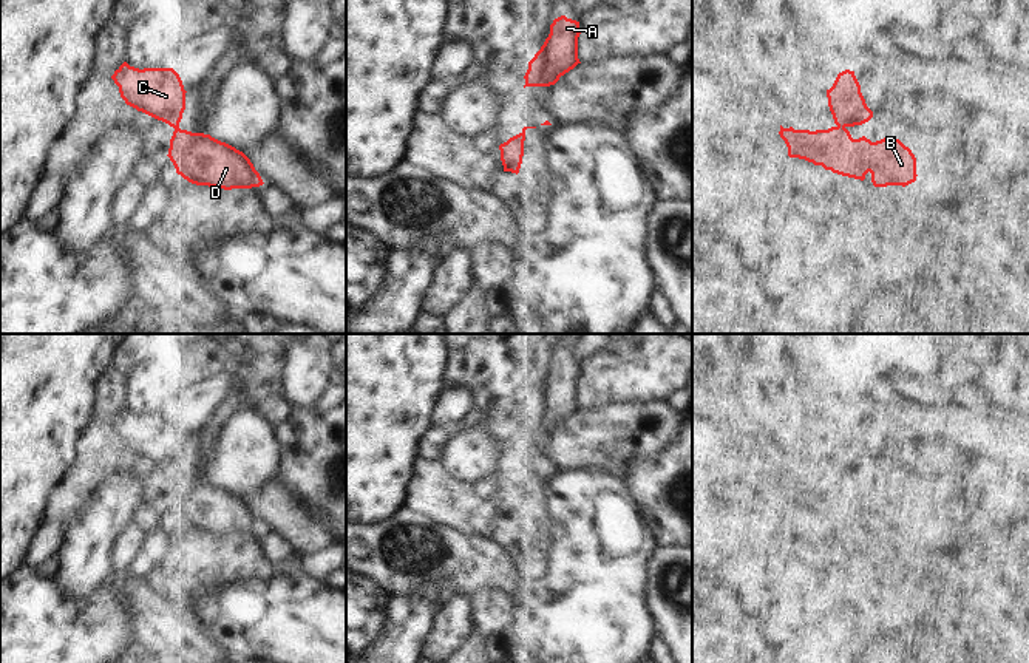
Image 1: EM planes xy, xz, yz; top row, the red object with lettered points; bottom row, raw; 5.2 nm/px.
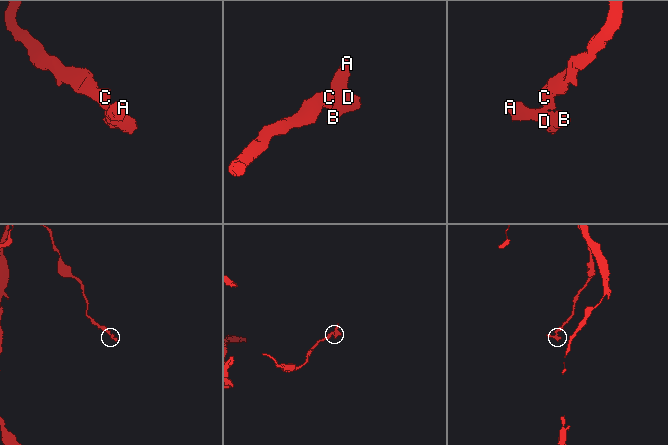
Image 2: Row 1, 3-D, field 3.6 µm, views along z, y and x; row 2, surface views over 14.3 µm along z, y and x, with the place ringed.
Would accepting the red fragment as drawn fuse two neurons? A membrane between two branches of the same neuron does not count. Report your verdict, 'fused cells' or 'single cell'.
fused cells

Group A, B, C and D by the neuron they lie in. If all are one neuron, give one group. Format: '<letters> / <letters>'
A B D / C

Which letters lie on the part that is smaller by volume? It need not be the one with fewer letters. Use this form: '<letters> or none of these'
A, B, D.

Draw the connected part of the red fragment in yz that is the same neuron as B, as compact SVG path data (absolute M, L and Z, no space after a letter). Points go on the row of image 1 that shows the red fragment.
M780 125L779 134L788 147L790 158L805 159L861 181L870 172L874 187L905 187L918 176L915 155L896 138L876 142L865 136L853 139L845 127L810 131Z

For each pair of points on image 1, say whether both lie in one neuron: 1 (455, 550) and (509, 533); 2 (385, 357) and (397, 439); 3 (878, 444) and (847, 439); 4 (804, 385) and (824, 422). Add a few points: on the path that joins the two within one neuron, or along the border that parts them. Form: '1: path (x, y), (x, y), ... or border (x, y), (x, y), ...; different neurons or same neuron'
1: path (468, 550), (492, 550), (495, 547); same neuron
2: path (385, 377), (385, 419); same neuron
3: border (853, 418), (861, 435); different neurons
4: path (813, 394), (824, 405), (824, 413); same neuron

